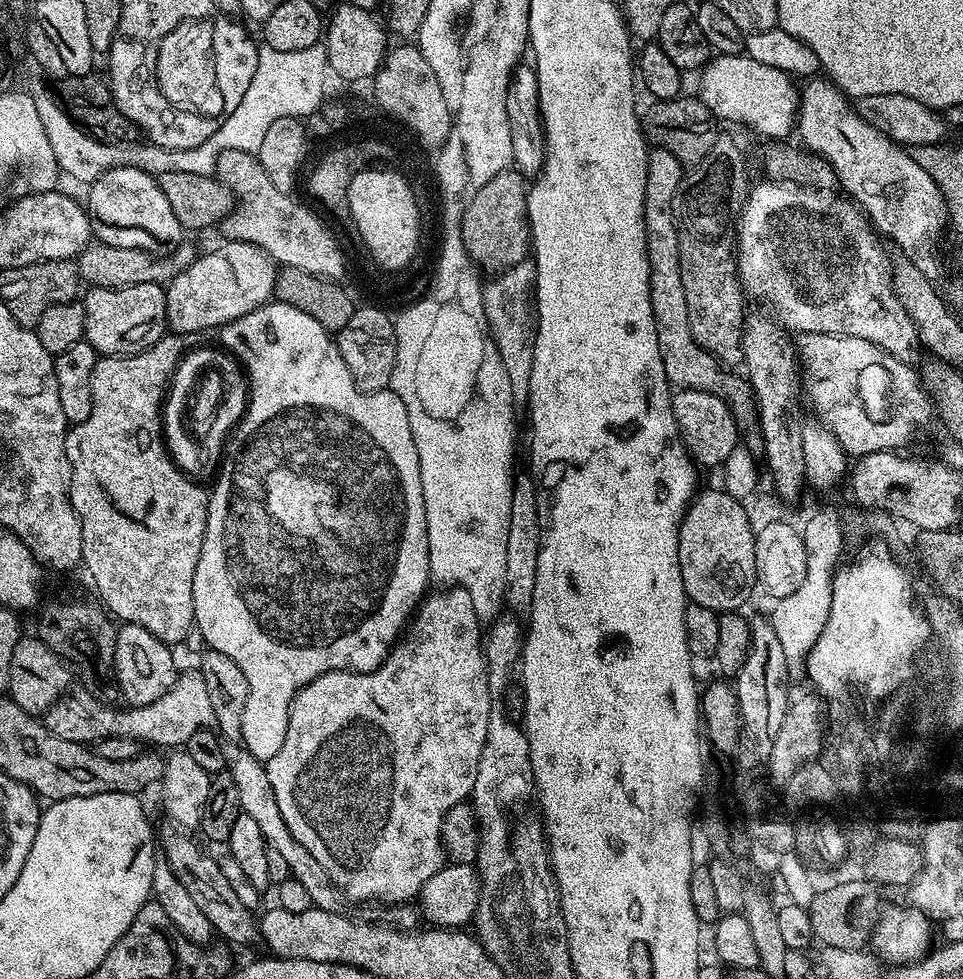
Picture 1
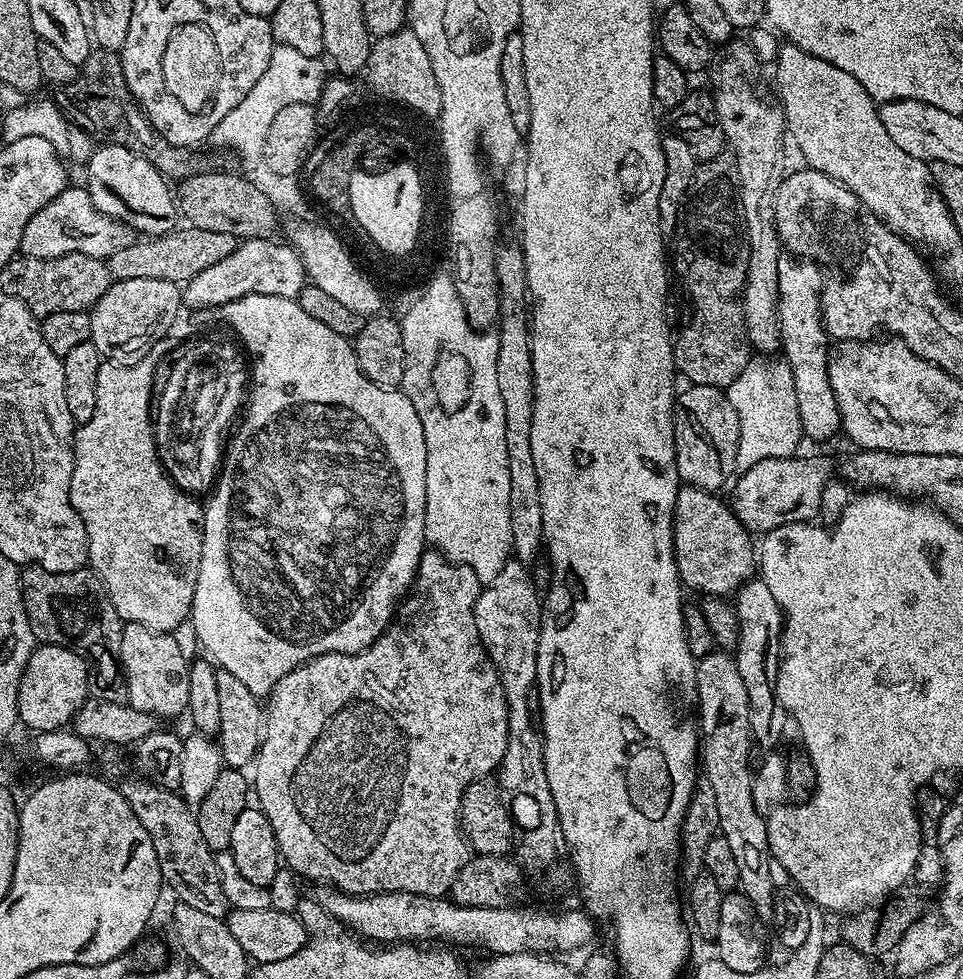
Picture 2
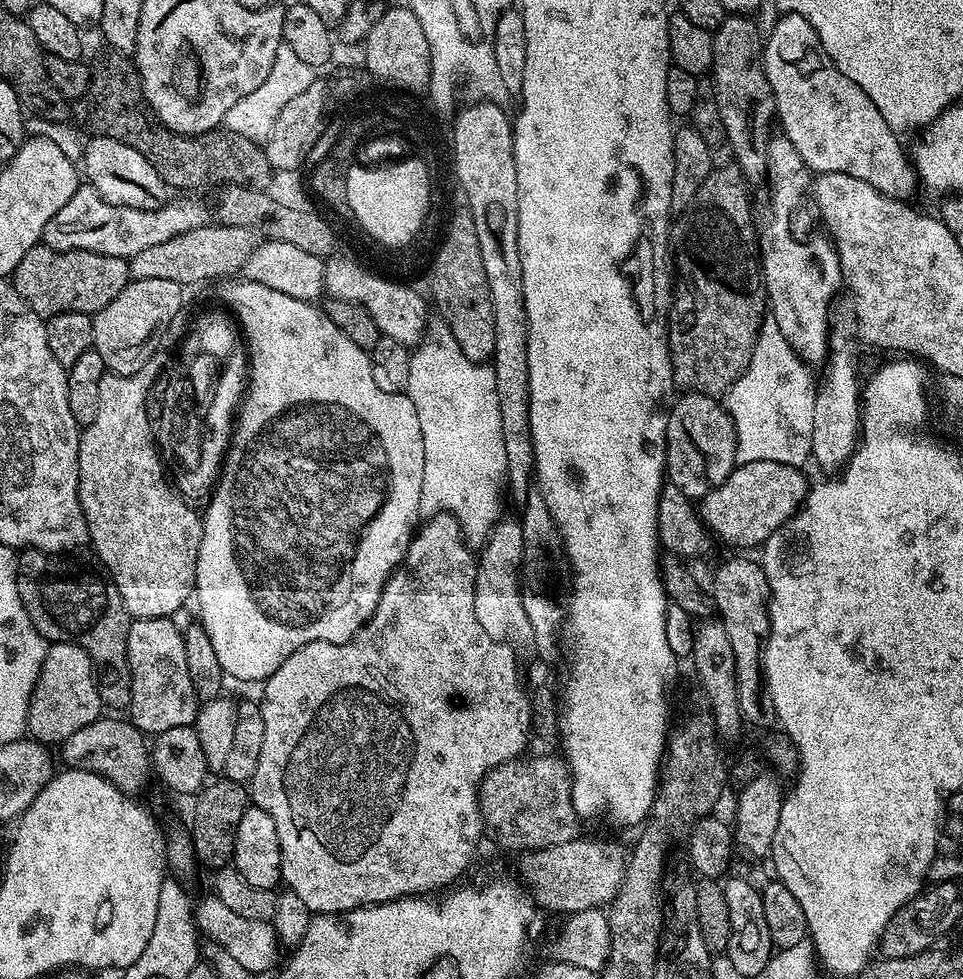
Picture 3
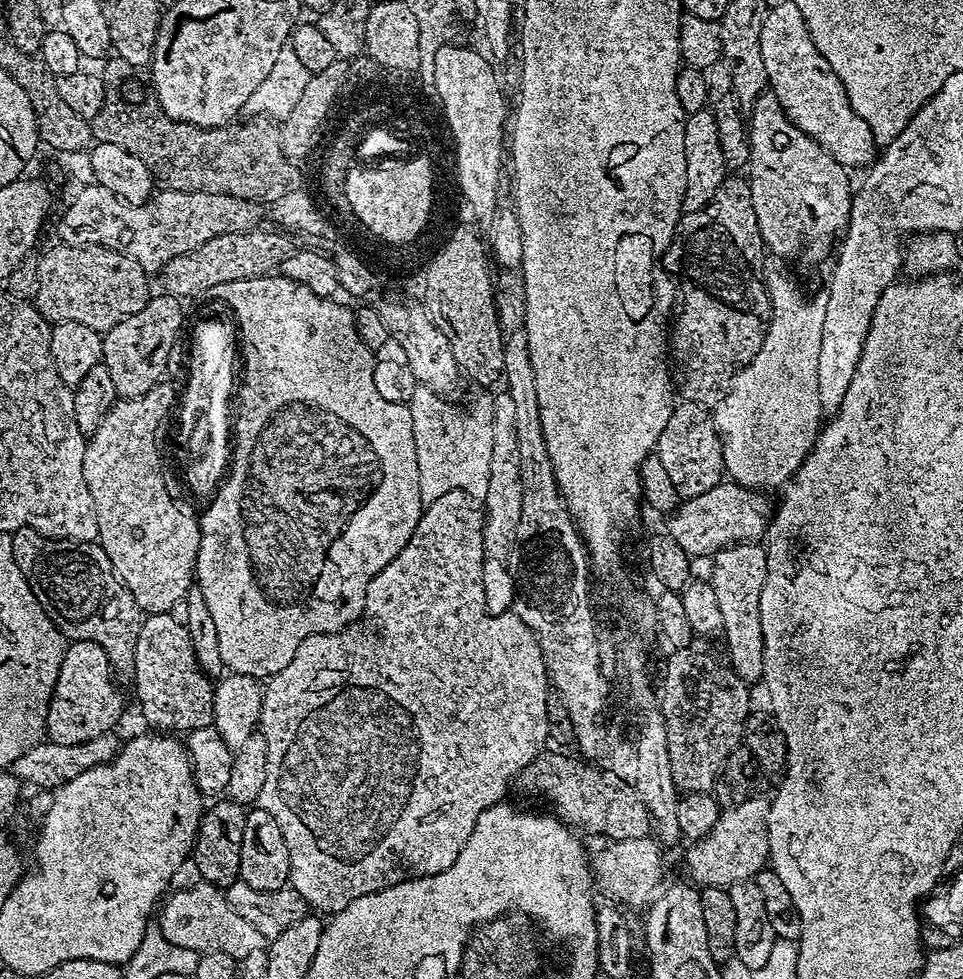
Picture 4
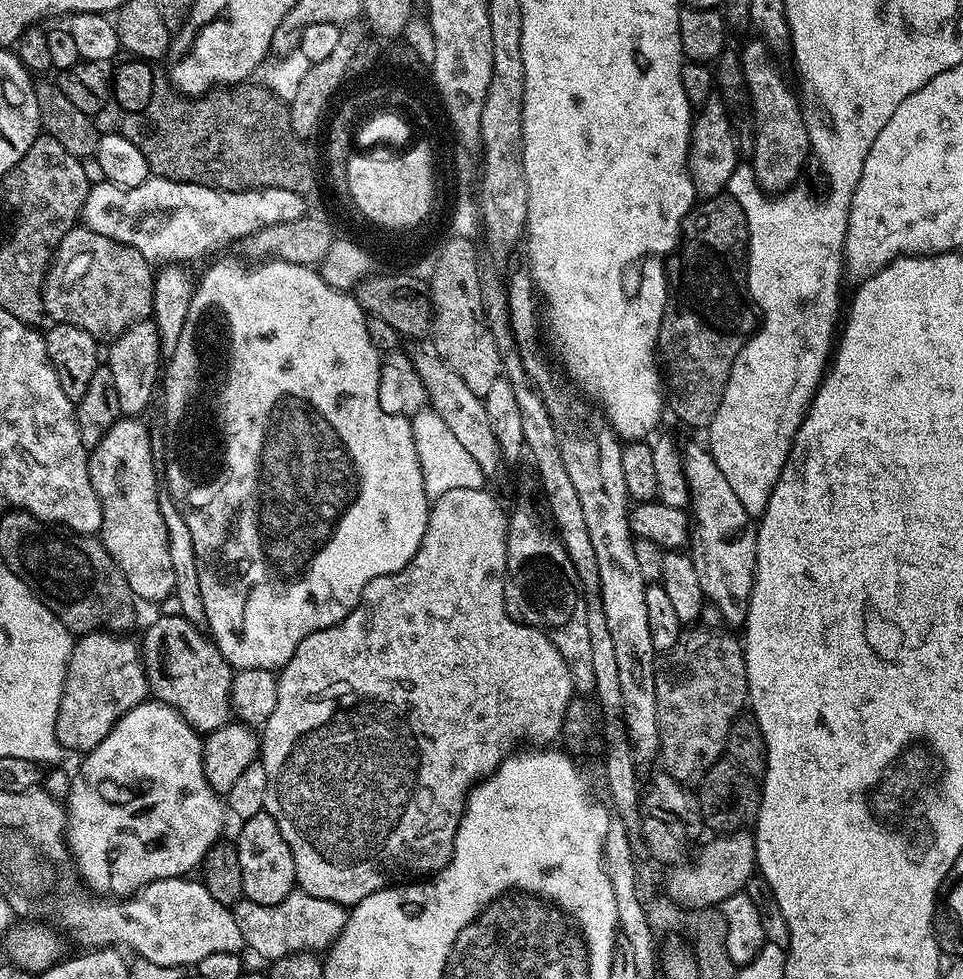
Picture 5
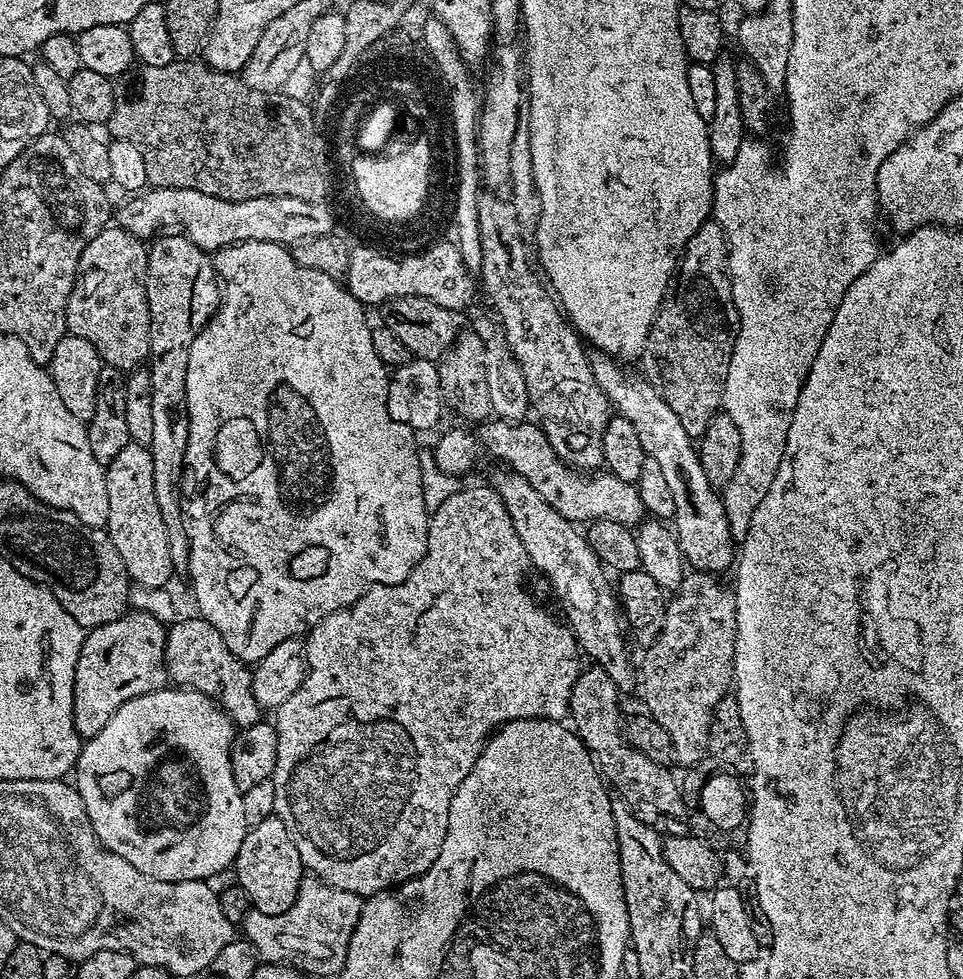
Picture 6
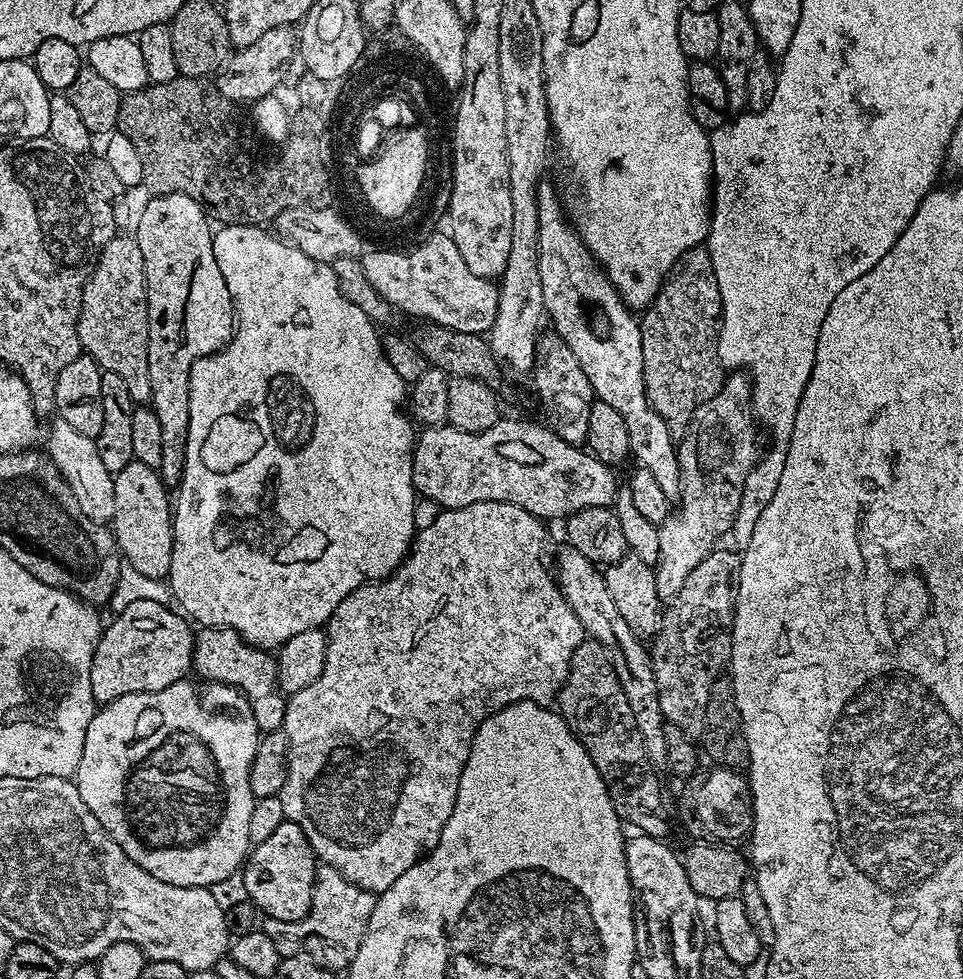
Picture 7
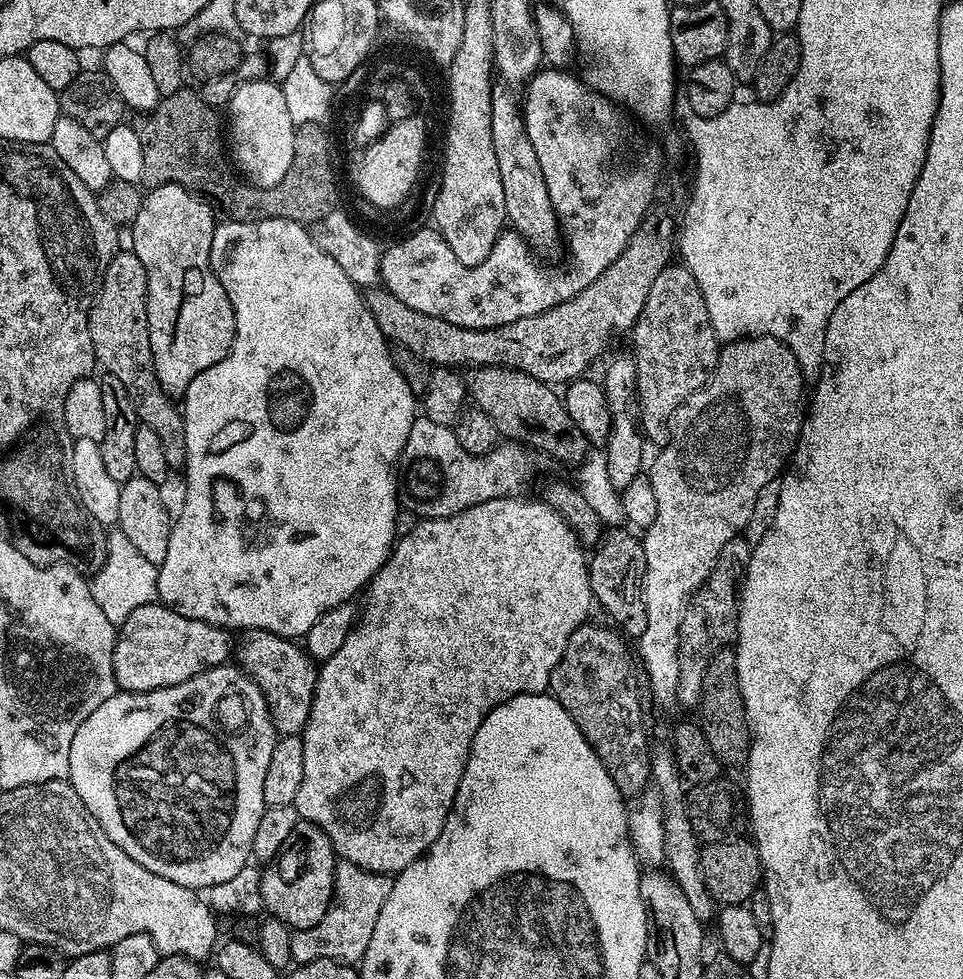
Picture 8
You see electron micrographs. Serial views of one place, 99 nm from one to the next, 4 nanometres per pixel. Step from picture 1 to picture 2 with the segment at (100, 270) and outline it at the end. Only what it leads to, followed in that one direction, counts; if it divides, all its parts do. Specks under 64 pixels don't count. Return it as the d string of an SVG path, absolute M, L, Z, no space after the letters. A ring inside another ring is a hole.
M192 225L182 226L164 236L138 238L130 246L107 257L106 263L108 273L112 275L113 280L158 278L183 285L194 279L202 270L214 266L214 262L222 262L222 258L230 258L230 254L234 254L237 243L237 237L230 234L214 230L199 230Z

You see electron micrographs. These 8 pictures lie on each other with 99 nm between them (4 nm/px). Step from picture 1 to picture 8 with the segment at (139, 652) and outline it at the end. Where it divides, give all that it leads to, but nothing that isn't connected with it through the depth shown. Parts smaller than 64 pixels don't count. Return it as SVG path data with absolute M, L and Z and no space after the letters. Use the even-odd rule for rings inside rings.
M249 628L241 636L244 637L234 644L235 663L262 690L277 733L280 736L300 736L310 718L310 706L314 702L317 661L295 639L287 636L257 628Z

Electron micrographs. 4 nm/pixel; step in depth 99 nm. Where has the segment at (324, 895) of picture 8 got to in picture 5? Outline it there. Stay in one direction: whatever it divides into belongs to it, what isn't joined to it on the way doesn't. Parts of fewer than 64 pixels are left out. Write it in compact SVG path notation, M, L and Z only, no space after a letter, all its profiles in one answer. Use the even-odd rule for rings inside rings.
M262 811L243 821L239 827L240 837L235 838L234 845L241 866L243 895L264 906L282 902L286 894L294 891L297 883L294 858L290 854L290 846L286 846L286 838L282 838L282 830L278 830L278 822Z

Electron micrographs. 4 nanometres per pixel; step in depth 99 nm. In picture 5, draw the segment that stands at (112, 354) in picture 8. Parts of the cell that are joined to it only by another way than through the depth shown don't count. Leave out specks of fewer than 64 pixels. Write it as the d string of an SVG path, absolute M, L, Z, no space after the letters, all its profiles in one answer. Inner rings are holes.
M77 226L56 249L54 263L44 279L44 311L58 324L78 326L86 334L96 337L100 342L111 342L121 336L133 324L139 324L152 316L152 285L154 268L136 248L102 234L94 234L90 229Z

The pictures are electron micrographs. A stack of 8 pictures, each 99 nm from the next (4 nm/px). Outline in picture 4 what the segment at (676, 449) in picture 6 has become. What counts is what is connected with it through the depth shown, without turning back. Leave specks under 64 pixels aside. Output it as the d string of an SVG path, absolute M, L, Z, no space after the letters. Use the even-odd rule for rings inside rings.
M759 543L740 544L717 552L712 564L710 583L718 610L722 614L722 641L728 647L728 660L740 680L764 679L764 639L762 638L762 614L760 599L766 582L767 551Z

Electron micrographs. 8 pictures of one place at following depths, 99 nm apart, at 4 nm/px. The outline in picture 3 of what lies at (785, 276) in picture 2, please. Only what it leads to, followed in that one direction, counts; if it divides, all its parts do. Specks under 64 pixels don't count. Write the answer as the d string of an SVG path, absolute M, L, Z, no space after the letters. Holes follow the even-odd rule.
M782 134L773 135L768 141L766 184L769 184L768 209L764 212L764 221L758 224L758 263L762 269L766 304L782 338L786 338L788 345L800 355L801 360L809 366L820 366L828 359L829 353L828 311L832 308L836 287L842 284L840 256L836 253L835 243L821 231L814 219L810 207L810 169L802 162L798 150L794 150L792 143Z

